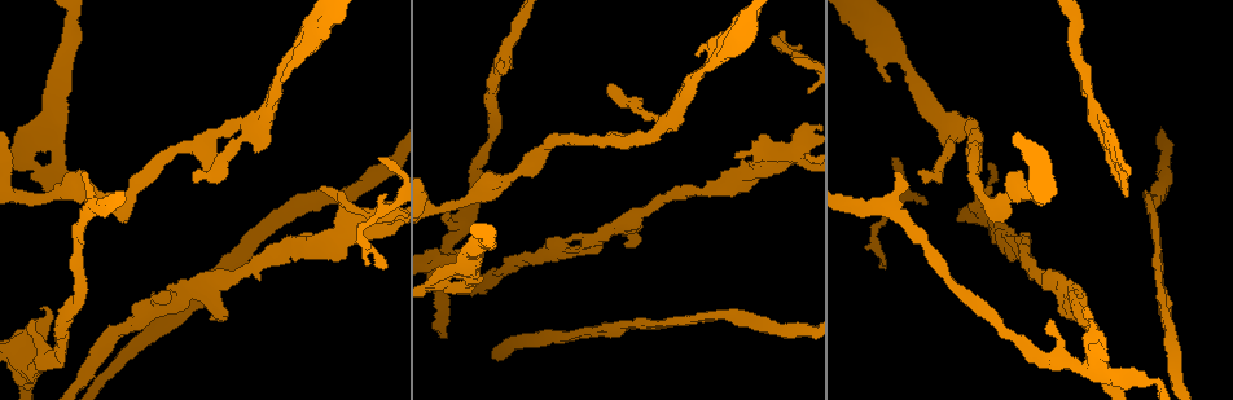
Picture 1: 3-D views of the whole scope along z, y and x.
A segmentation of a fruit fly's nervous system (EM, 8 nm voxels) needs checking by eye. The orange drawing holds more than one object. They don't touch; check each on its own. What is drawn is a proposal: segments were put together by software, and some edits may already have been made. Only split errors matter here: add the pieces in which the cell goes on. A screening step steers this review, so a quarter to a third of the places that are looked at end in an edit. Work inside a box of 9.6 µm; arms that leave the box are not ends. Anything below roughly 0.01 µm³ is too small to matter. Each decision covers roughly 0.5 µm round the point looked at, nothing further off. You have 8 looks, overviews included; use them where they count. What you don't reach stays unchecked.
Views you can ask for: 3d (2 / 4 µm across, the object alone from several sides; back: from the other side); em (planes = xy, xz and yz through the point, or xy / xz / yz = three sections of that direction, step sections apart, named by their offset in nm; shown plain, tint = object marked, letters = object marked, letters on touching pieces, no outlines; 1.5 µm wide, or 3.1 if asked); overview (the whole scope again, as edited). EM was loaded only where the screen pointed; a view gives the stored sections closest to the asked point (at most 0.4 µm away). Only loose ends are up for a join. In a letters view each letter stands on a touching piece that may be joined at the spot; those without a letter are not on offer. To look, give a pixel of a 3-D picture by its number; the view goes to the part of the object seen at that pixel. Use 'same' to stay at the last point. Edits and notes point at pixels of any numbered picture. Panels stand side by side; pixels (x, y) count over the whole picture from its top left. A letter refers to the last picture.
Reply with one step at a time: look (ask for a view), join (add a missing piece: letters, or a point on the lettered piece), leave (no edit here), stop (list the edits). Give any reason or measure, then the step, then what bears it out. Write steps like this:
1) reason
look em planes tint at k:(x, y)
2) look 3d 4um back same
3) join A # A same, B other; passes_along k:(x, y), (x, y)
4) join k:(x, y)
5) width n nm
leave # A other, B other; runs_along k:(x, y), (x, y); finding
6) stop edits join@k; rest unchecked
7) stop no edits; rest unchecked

free end
look 3d 4um at 1:(1052, 323)

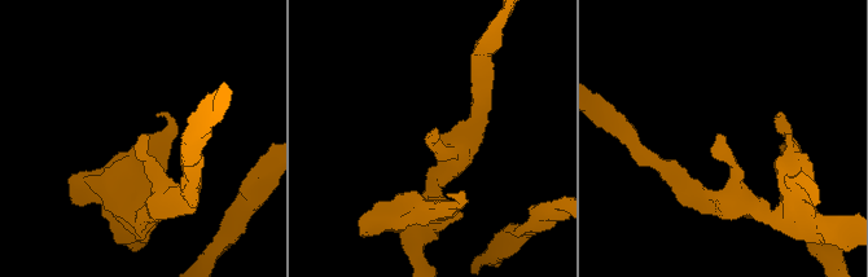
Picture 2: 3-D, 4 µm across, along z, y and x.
now the EM
look em yz step 8 tint at 2:(436, 143)

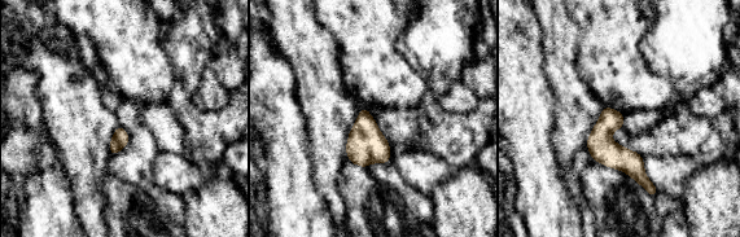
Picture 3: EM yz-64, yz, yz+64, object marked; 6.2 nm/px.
another direction
look em planes letters same

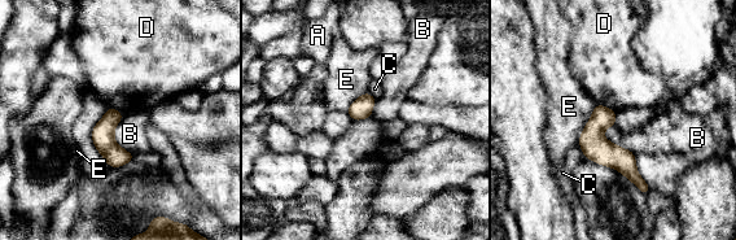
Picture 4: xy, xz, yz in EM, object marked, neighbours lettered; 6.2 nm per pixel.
leave # A other, B other, C other, D other, E other; runs_along 4:(599, 108), (599, 140), (644, 190); no lettered piece goes on from it

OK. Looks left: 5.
free end
look em planes tint at 1:(478, 281)

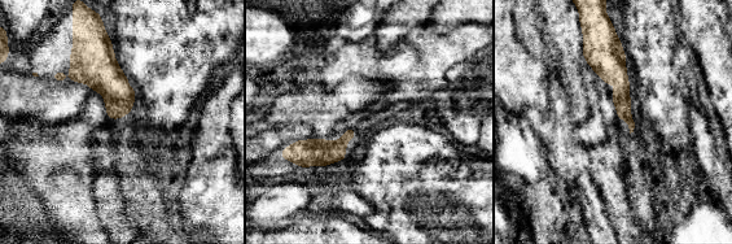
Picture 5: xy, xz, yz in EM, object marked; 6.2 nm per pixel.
see the neighbours
look em planes letters same

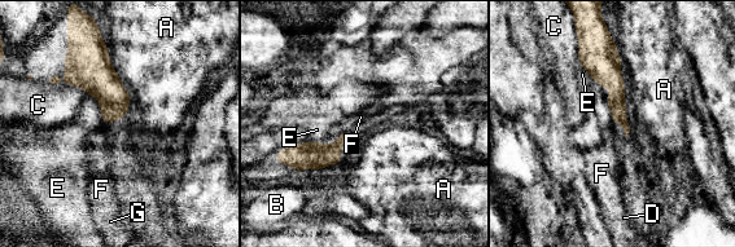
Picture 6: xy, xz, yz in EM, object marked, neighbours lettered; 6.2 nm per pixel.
width 160 nm
leave # A other, B other, C other, D other, E other, F other, G other; border 6:(108, 54), (110, 66), (128, 91); no lettered piece goes on from it

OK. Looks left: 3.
an open end
look em planes letters at 1:(895, 173)

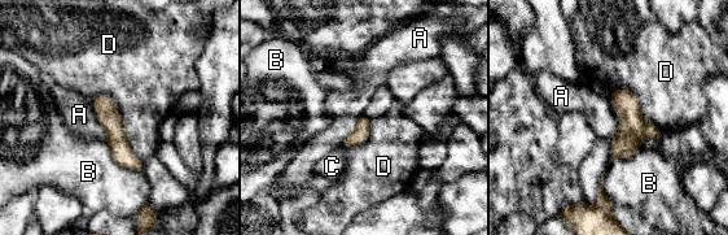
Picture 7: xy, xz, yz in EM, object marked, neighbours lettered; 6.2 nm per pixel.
leave # A other, B other, C other, D other; border 7:(97, 95), (112, 100), (141, 161); no lettered piece goes on from it

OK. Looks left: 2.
free end
look 3d 4um at 1:(212, 317)

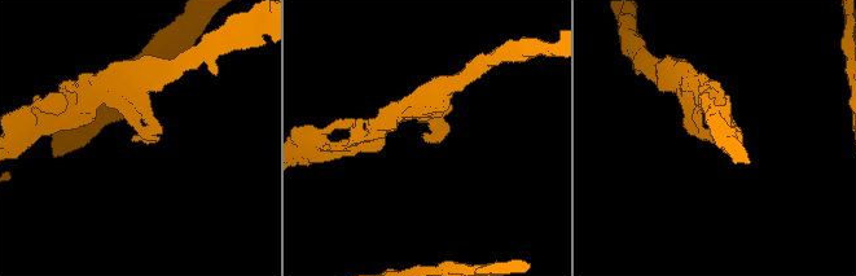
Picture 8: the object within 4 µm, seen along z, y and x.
look em planes letters at 8:(133, 135)

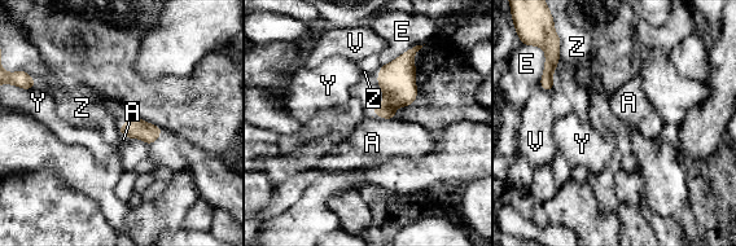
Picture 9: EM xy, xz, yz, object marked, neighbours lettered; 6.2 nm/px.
leave # A other, E other, V other, Y other, Z other; border 9:(561, 44), (550, 92); none of them fits

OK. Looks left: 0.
stop no edits; rest unchecked

